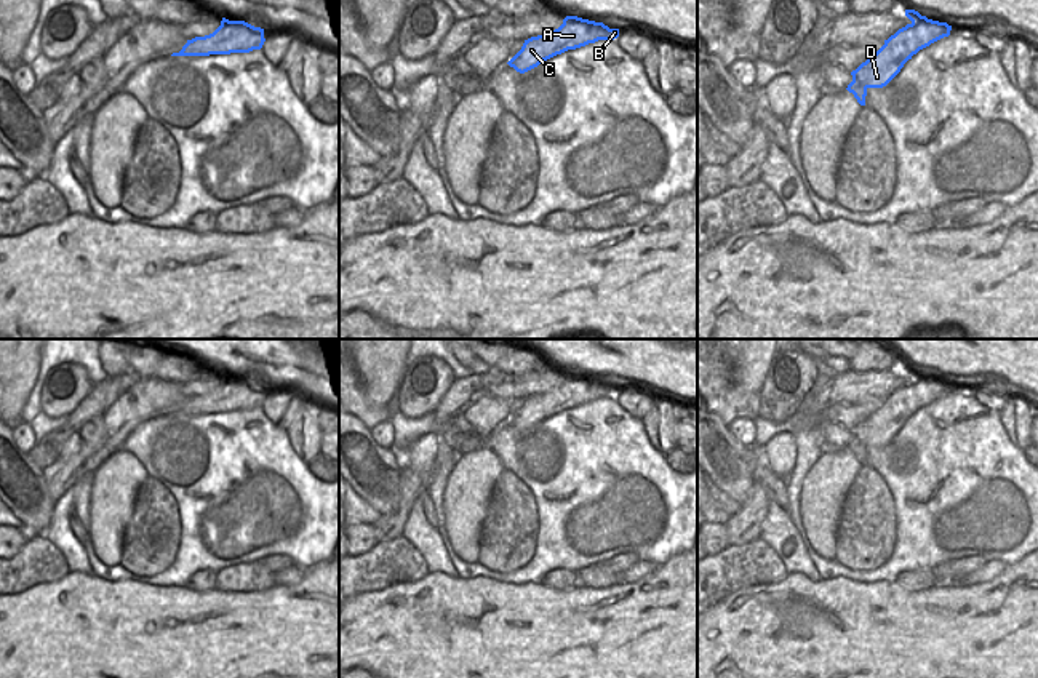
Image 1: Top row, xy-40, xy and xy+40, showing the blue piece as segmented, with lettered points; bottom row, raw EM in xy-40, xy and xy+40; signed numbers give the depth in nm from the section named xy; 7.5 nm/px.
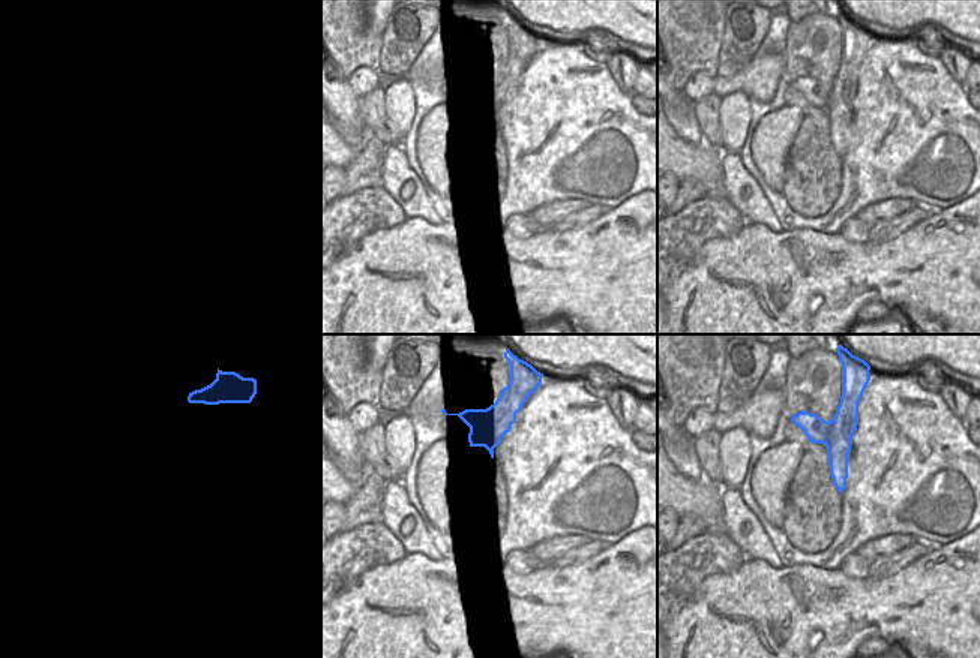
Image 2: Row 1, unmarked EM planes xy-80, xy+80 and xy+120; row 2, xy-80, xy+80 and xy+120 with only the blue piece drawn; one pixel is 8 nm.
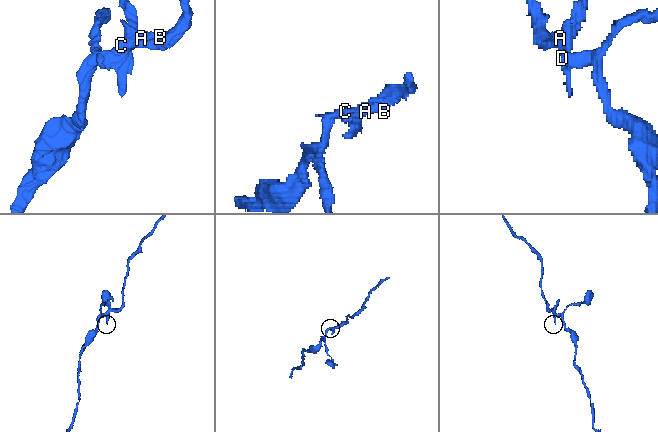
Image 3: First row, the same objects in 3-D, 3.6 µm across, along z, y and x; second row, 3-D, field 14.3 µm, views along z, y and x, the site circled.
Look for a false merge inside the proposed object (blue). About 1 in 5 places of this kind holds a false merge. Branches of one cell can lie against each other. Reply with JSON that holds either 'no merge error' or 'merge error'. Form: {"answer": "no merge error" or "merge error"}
{"answer": "merge error"}

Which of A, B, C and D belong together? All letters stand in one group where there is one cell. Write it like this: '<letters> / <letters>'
A B C / D

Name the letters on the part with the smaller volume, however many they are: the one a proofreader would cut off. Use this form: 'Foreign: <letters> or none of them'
Foreign: D.

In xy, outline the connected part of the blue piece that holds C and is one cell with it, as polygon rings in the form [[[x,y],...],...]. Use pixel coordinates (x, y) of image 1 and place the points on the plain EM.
[[[566,374],[563,382],[553,390],[525,398],[521,408],[507,422],[515,427],[525,421],[547,419],[568,408],[617,395],[619,387],[609,387],[603,381],[577,374]]]

